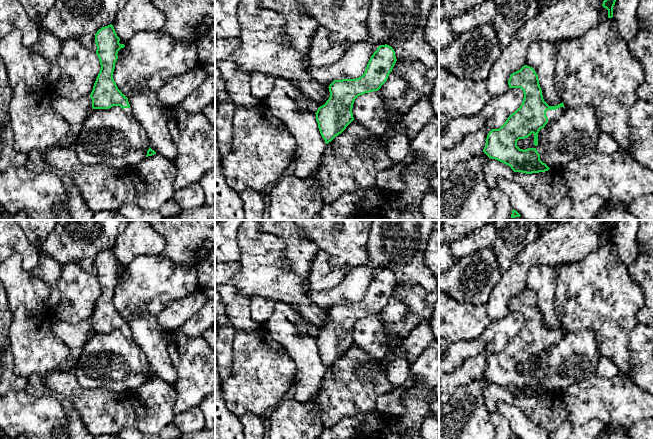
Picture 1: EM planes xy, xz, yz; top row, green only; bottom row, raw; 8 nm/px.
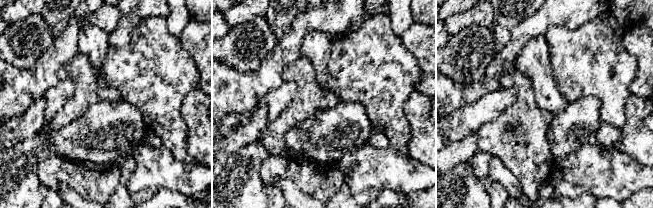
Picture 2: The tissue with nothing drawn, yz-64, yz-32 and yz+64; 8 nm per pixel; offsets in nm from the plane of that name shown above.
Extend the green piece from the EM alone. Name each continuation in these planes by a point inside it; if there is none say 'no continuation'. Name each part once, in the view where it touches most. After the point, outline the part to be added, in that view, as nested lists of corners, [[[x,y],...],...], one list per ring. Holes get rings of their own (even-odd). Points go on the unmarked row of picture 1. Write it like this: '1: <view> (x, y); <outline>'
1: yz (551, 338); [[[560,331],[556,334],[547,334],[546,335],[546,340],[548,342],[548,346],[554,344],[557,342],[565,333],[563,331]]]

